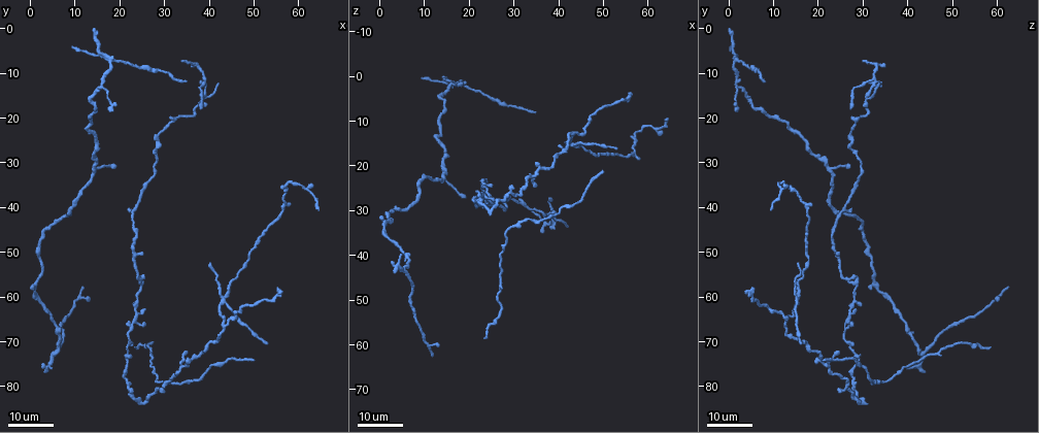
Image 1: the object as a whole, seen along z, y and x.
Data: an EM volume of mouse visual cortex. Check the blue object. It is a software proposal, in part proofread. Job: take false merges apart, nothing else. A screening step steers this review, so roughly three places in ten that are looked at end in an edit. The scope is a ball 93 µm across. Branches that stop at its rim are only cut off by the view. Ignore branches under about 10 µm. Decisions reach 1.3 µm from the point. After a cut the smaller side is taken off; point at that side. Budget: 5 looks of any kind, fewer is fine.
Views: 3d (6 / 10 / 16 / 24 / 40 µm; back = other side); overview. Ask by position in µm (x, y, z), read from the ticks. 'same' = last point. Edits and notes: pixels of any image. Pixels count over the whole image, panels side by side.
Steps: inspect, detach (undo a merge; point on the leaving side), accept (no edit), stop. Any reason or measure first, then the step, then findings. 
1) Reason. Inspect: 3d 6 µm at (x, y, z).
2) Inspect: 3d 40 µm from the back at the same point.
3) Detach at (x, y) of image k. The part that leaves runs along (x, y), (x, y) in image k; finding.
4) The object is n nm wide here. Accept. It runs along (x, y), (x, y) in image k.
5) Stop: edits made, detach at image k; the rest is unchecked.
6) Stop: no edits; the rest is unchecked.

Sudden change in width. Inspect: 3d 24 µm at (57.0, 39.5, 17.0).

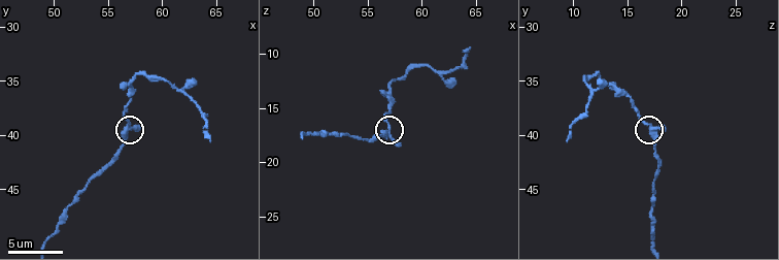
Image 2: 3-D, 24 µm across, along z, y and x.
Inspect: 3d 6 µm at (56.8, 39.2, 16.8).

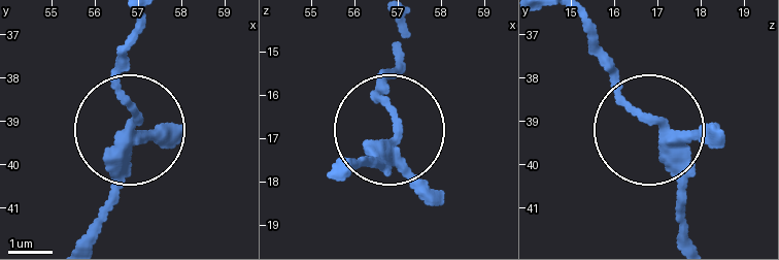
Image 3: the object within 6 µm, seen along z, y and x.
Accept. It runs along (688, 239), (677, 161), (596, 54) in image 3; continuous, no second cell.

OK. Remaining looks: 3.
Arms part here. Inspect: 3d 16 µm at (44.0, 61.5, 15.5).

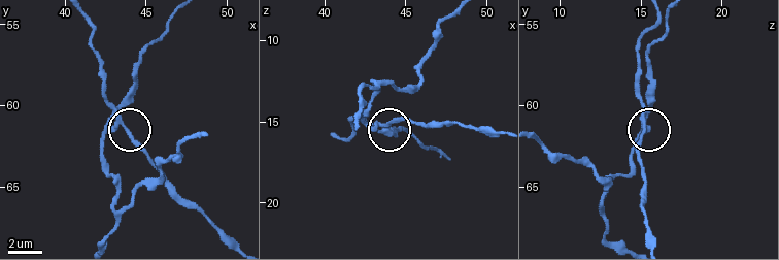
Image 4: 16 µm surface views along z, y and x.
Inspect: 3d 10 µm at (43.4, 61.0, 15.1).

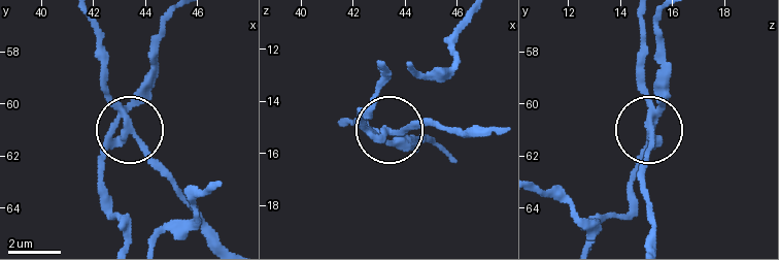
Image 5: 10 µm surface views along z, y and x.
The side arm is 14 µm long. Detach at (107, 93) of image 5. The part that leaves runs along (125, 130), (215, 240) in image 5; two cells meet here.

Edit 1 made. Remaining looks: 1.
Stop: edits made, detach at image 5; the rest is unchecked.

